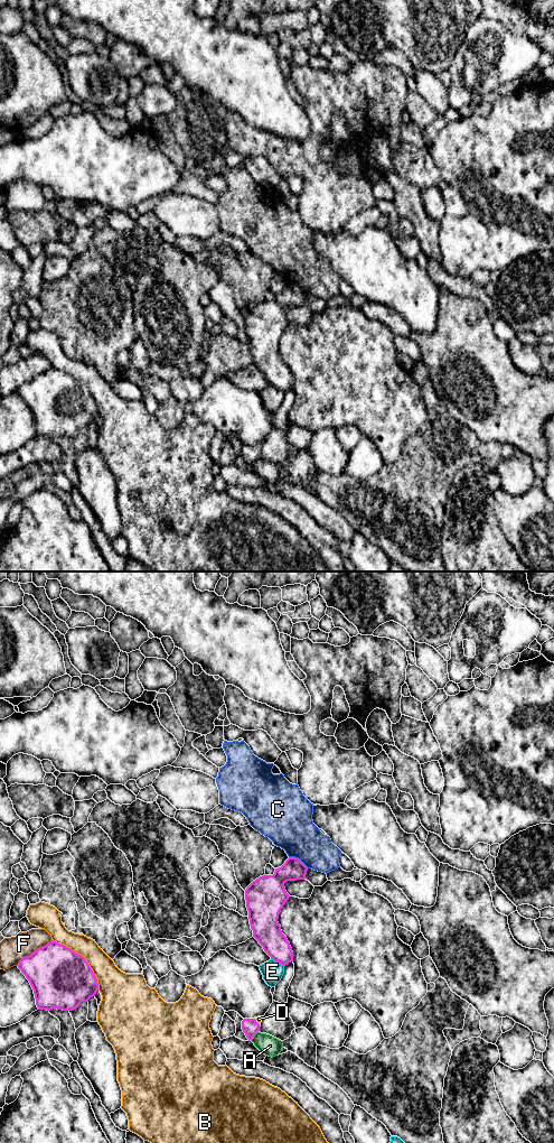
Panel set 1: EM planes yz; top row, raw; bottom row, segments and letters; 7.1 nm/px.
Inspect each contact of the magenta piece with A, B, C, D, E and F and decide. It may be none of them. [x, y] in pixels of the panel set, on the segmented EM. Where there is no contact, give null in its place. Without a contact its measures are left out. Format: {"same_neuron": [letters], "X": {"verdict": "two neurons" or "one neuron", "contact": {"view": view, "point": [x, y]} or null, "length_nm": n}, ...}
{"same_neuron": ["D"], "A": {"verdict": "two neurons", "contact": {"view": "yz", "point": [254, 1034]}, "length_nm": 90}, "B": {"verdict": "two neurons", "contact": {"view": "yz", "point": [84, 958]}, "length_nm": 500}, "C": {"verdict": "two neurons", "contact": {"view": "yz", "point": [298, 858]}, "length_nm": 170}, "D": {"verdict": "one neuron", "contact": {"view": "yz", "point": [256, 1022]}, "length_nm": 70}, "E": {"verdict": "two neurons", "contact": {"view": "yz", "point": [278, 962]}, "length_nm": 110}, "F": {"verdict": "two neurons", "contact": {"view": "yz", "point": [35, 950]}, "length_nm": 320}}

